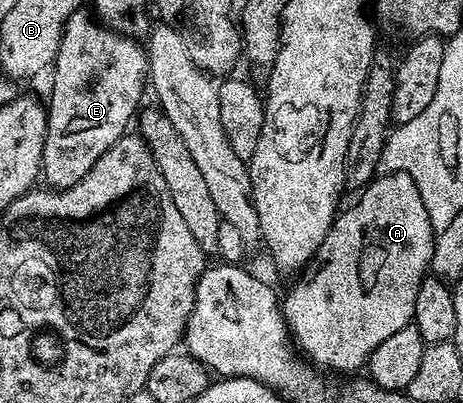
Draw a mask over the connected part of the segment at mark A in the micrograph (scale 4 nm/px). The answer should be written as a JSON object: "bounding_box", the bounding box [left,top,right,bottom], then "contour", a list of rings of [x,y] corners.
{"bounding_box":[282,172,436,372],"contour":[[[406,172],[381,173],[359,191],[357,198],[360,199],[349,210],[341,209],[337,213],[326,240],[322,240],[312,261],[295,279],[297,282],[289,288],[288,295],[282,298],[284,320],[303,357],[332,372],[359,371],[356,369],[367,363],[372,351],[386,336],[394,336],[394,332],[413,325],[414,300],[432,265],[436,239],[418,184],[414,184]]]}

